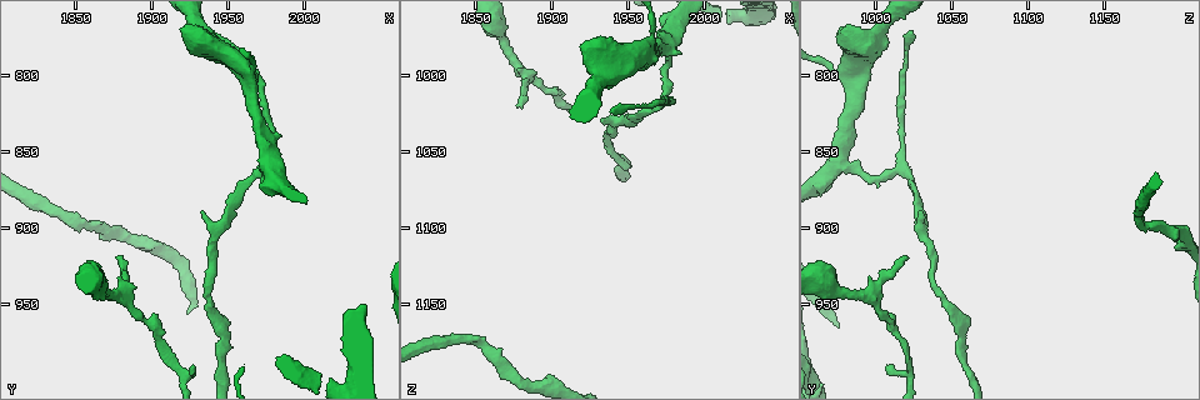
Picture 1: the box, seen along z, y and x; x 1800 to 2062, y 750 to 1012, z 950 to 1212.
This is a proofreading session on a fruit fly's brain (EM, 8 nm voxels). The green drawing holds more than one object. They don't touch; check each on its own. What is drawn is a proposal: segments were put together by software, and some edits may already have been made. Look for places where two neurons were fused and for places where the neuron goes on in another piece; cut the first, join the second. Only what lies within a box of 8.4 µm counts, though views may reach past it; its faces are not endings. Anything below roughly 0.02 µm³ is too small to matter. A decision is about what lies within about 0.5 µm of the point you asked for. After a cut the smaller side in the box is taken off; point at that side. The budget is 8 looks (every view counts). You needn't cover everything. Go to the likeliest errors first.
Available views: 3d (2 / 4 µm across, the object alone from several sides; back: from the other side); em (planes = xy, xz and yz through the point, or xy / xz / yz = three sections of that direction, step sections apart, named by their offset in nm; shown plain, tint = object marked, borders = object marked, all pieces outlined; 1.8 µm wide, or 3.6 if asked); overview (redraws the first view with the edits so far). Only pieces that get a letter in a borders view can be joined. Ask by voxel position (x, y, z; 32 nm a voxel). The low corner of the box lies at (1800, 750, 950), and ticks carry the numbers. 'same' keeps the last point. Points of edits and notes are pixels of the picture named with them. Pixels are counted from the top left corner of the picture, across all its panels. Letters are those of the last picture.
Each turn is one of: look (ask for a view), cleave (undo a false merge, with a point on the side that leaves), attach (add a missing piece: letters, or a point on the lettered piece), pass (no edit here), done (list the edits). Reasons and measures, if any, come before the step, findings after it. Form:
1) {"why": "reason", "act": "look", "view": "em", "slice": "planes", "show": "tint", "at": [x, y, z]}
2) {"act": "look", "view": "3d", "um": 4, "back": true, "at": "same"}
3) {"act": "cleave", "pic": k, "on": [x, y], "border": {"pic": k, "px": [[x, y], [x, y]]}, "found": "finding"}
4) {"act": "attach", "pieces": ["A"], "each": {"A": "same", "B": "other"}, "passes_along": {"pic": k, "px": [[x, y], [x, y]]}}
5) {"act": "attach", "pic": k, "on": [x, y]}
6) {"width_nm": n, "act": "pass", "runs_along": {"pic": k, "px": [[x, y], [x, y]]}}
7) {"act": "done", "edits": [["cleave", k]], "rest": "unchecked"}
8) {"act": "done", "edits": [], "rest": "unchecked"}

{"act": "look", "view": "3d", "um": 4, "at": [1880, 920, 1022]}

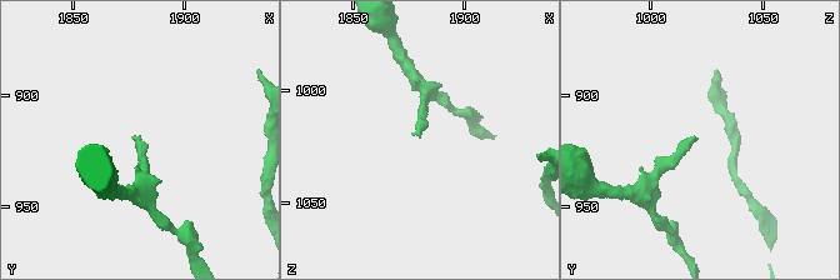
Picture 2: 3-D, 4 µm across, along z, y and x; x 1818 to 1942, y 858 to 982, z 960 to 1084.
{"act": "look", "view": "em", "slice": "xy", "step": 8, "show": "borders", "at": [1880, 918, 1021]}

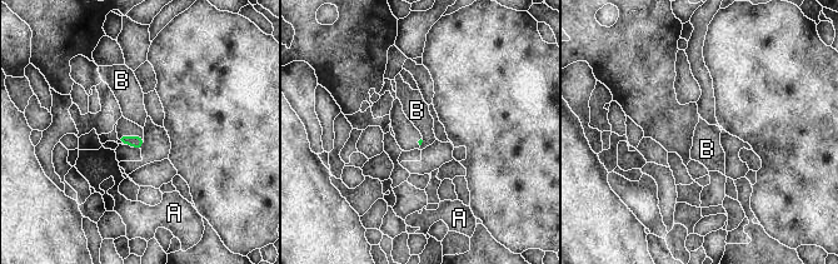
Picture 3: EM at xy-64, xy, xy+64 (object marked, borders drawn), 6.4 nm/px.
{"why": "cut it another way", "act": "look", "view": "em", "slice": "planes", "show": "borders", "at": "same"}

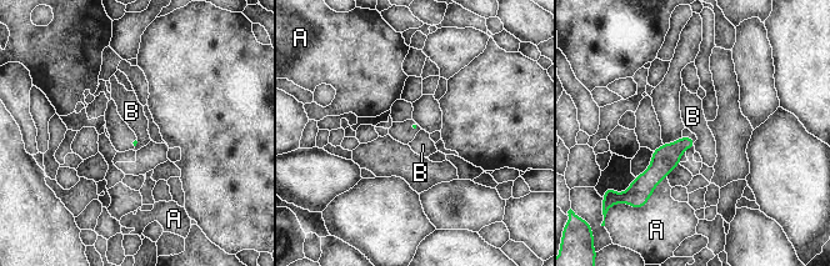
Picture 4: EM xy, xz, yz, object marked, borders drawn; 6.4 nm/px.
{"act": "pass", "each": {"A": "other", "B": "other"}, "found": "no lettered piece goes on from it"}

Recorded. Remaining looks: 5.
{"why": "sharp bend", "act": "look", "view": "3d", "um": 4, "at": [1974, 860, 1014]}

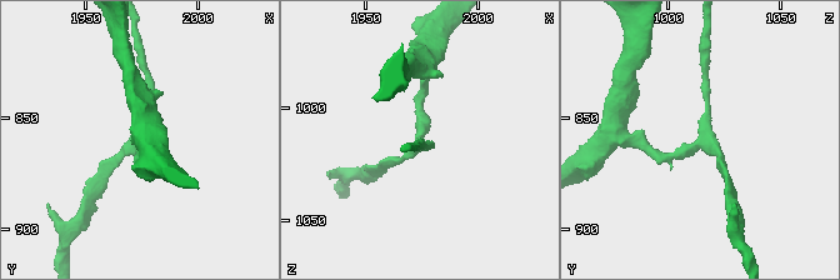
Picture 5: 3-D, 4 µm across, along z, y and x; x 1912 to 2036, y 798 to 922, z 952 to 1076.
{"arms": 3, "why": "now the EM", "act": "look", "view": "em", "slice": "yz", "step": 4, "show": "tint", "at": "same"}

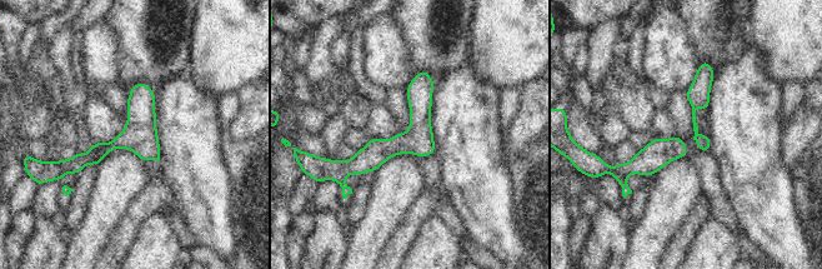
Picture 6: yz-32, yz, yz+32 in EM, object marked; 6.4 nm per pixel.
{"why": "what lies round it", "act": "look", "view": "em", "slice": "yz", "step": 4, "show": "borders", "at": "same"}

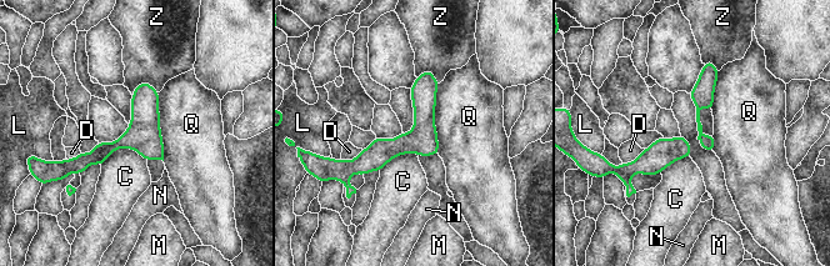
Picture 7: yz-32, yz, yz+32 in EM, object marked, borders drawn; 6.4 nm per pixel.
{"width_nm": 150, "act": "pass", "each": {"C": "other", "D": "other", "L": "other", "M": "other", "N": "other", "Q": "other", "Z": "other"}, "runs_along": {"pic": 7, "px": [[429, 74], [424, 124], [350, 170]]}, "found": "all the same neuron"}

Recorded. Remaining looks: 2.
{"why": "long arm stops here", "act": "look", "view": "em", "slice": "planes", "show": "borders", "at": [1938, 772, 1024]}

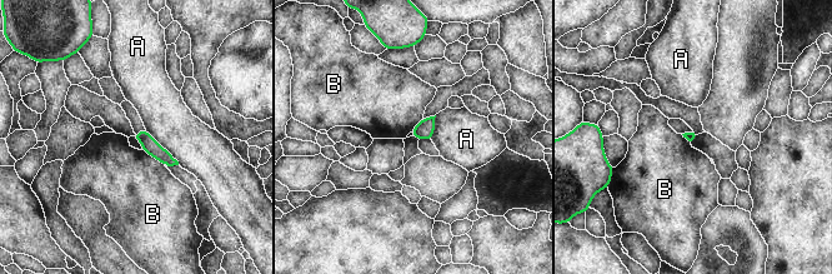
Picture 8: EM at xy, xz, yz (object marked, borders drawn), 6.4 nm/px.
{"longest_contact_nm": ["A", 320], "act": "pass", "each": {"A": "other", "B": "other"}, "found": "none of them fits"}

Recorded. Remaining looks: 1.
{"act": "done", "edits": [], "rest": "unchecked"}

